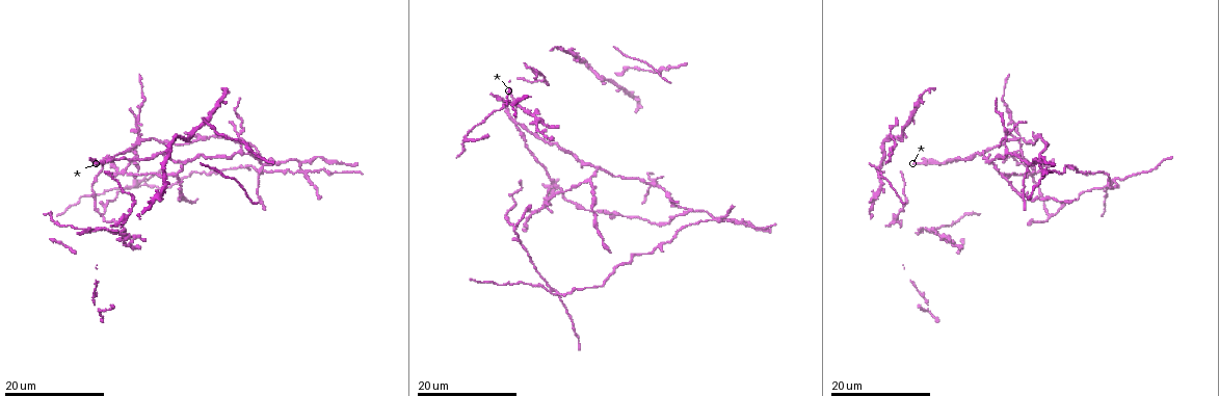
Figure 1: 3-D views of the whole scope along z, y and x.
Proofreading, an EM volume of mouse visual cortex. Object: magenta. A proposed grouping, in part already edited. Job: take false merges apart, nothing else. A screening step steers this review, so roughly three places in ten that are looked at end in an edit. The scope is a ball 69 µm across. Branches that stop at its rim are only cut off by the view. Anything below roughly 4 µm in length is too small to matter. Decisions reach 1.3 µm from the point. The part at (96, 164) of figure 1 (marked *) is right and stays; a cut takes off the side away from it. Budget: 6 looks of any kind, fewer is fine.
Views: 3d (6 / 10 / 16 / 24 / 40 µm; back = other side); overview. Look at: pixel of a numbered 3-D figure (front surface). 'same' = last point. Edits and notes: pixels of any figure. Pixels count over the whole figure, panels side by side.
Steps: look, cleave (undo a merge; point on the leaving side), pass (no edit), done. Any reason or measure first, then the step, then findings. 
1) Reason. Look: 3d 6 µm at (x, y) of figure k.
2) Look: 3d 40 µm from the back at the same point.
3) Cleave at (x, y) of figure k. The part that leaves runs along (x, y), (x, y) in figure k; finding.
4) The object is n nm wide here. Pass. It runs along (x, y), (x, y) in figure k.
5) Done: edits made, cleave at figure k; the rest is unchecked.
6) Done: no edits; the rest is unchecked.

Thin neck. Look: 3d 16 µm at (547, 80) of figure 1.

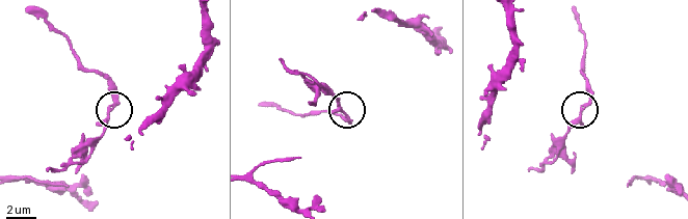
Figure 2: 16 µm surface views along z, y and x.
Look: 3d 6 µm at (581, 112) of figure 2.

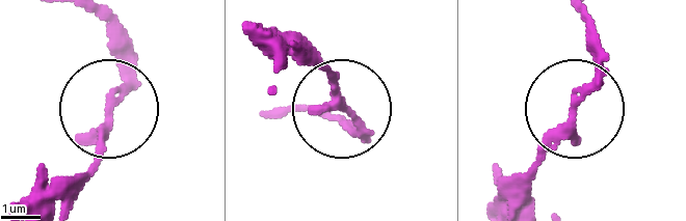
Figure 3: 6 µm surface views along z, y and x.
Look: 3d 6 µm from the back at (346, 106) of figure 3.

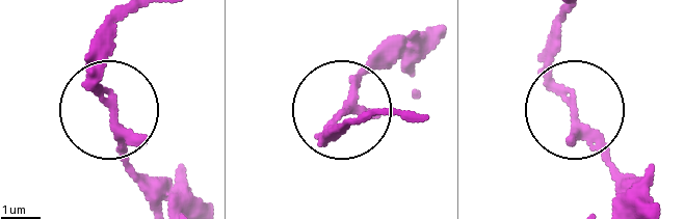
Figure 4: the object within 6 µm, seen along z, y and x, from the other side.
Cleave at (115, 134) of figure 4. Two cells meet here.

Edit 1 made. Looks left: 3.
See it whole again. Look: overview.

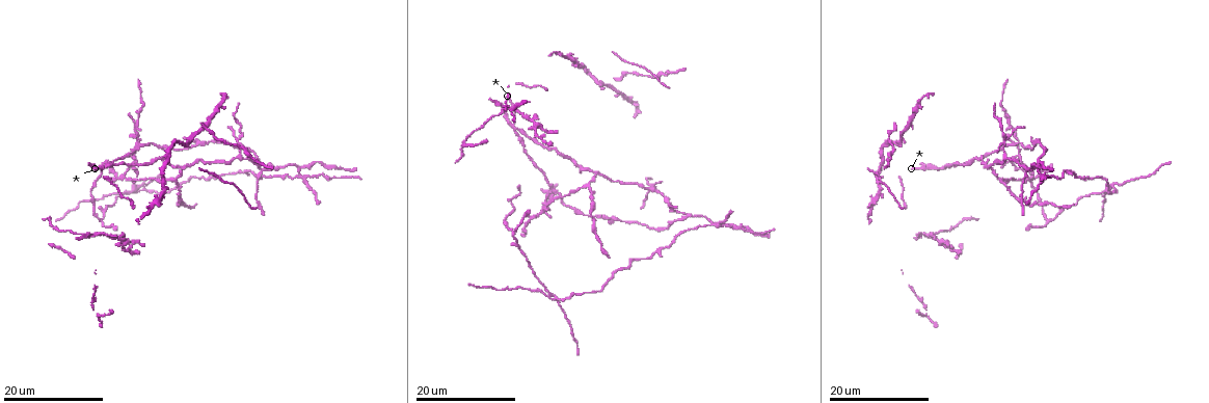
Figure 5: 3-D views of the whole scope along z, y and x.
Branch point. Look: 3d 24 µm at (305, 181) of figure 5.

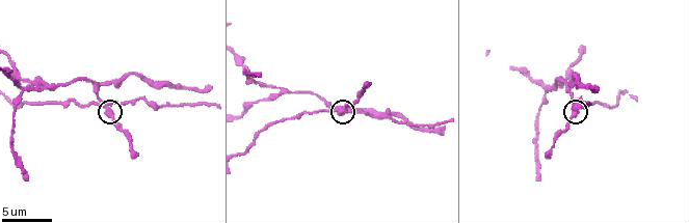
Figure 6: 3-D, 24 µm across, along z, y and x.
Look: 3d 6 µm at (106, 109) of figure 6.

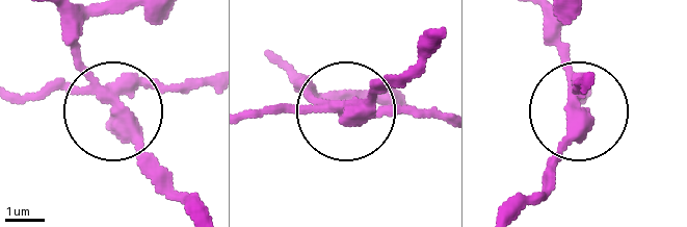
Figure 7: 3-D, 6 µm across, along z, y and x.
Cleave at (43, 89) of figure 7. The part that leaves runs along (101, 85), (15, 93) in figure 7; two cells meet here.

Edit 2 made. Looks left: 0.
Done: edits made, cleave at figure 4, cleave at figure 7; the rest is unchecked.

